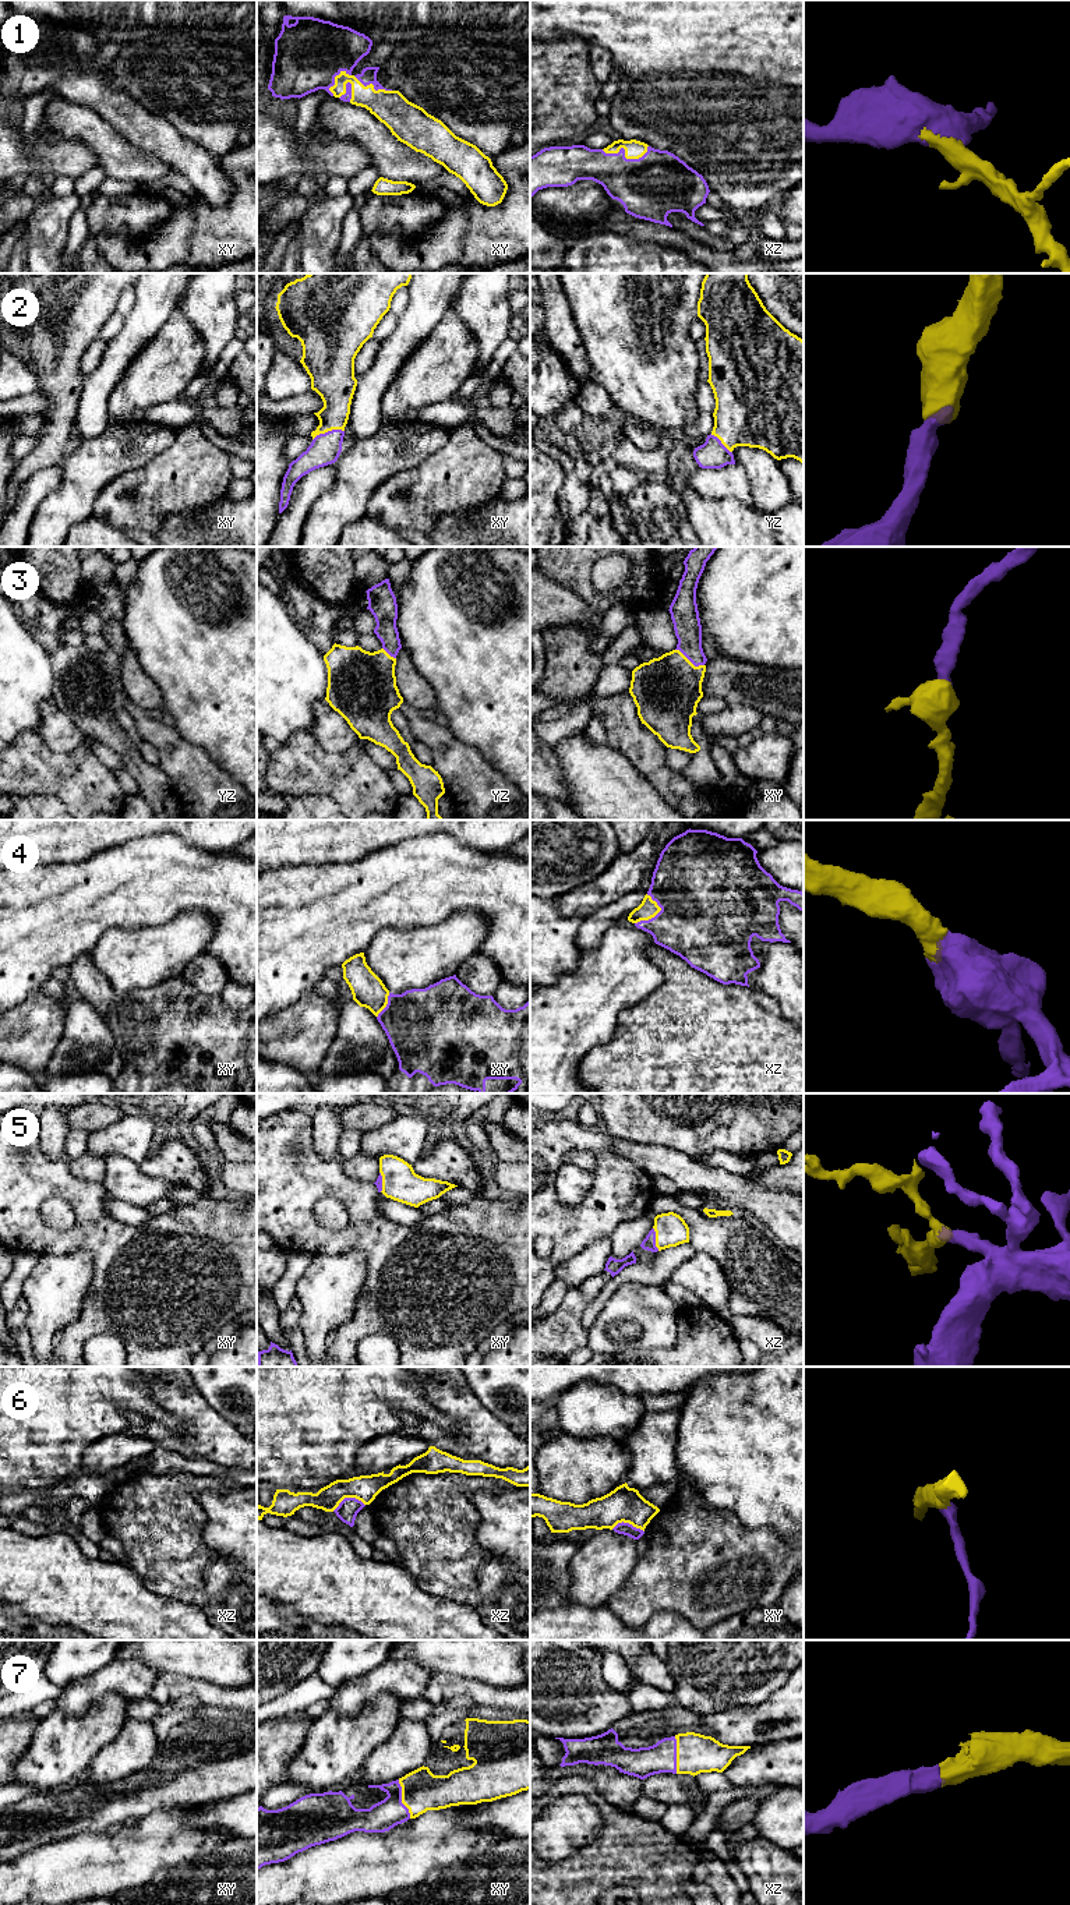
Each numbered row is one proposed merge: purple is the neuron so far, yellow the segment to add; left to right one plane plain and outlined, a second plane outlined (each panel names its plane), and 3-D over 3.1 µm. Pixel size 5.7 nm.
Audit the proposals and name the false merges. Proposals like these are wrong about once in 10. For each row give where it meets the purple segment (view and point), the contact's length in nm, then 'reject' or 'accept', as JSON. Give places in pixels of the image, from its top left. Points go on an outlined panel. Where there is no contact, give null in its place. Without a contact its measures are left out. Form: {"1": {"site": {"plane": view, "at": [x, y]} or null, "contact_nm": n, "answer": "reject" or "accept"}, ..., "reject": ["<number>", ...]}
{"1": {"site": {"plane": "xz", "at": [624, 155]}, "contact_nm": 280, "answer": "accept"}, "2": {"site": {"plane": "xy", "at": [328, 431]}, "contact_nm": 190, "answer": "accept"}, "3": {"site": {"plane": "xy", "at": [689, 660]}, "contact_nm": 190, "answer": "accept"}, "4": {"site": {"plane": "xz", "at": [656, 915]}, "contact_nm": 190, "answer": "accept"}, "5": {"site": {"plane": "xz", "at": [654, 1239]}, "contact_nm": 140, "answer": "accept"}, "6": {"site": {"plane": "xz", "at": [348, 1498]}, "contact_nm": 200, "answer": "reject"}, "7": {"site": {"plane": "xy", "at": [401, 1799]}, "contact_nm": 240, "answer": "accept"}, "reject": ["6"]}

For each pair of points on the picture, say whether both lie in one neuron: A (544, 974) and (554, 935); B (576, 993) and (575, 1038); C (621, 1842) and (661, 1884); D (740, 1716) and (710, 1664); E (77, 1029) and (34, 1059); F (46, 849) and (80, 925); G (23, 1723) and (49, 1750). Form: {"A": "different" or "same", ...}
{"A": "same", "B": "same", "C": "same", "D": "different", "E": "different", "F": "different", "G": "different"}

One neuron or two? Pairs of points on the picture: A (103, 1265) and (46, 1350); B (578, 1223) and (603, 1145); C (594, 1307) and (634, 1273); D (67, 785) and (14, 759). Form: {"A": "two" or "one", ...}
{"A": "two", "B": "one", "C": "one", "D": "one"}

